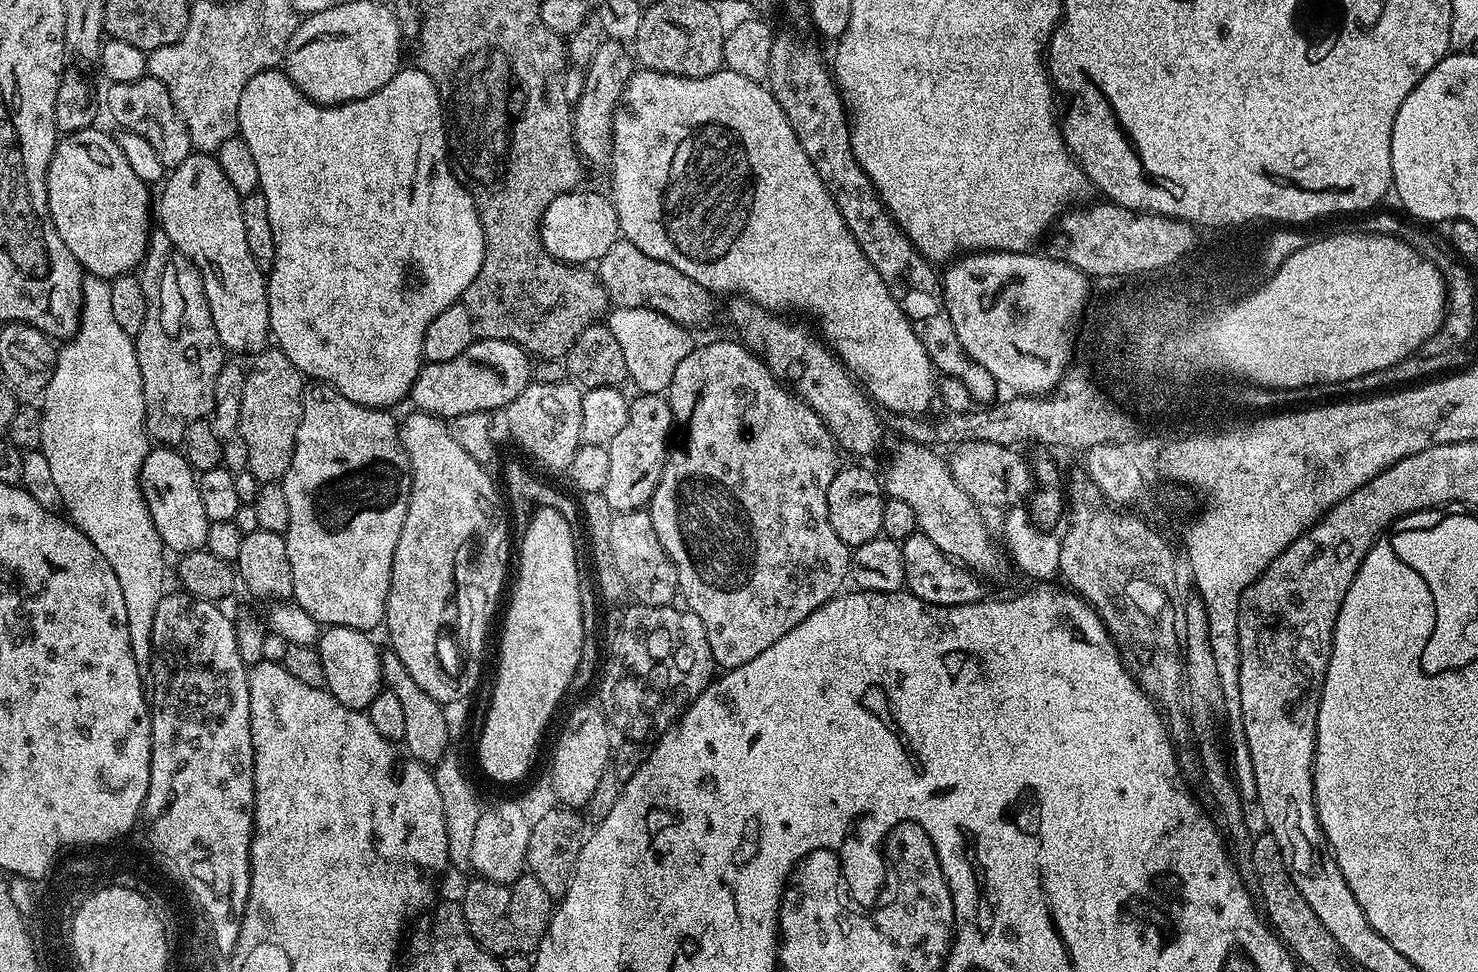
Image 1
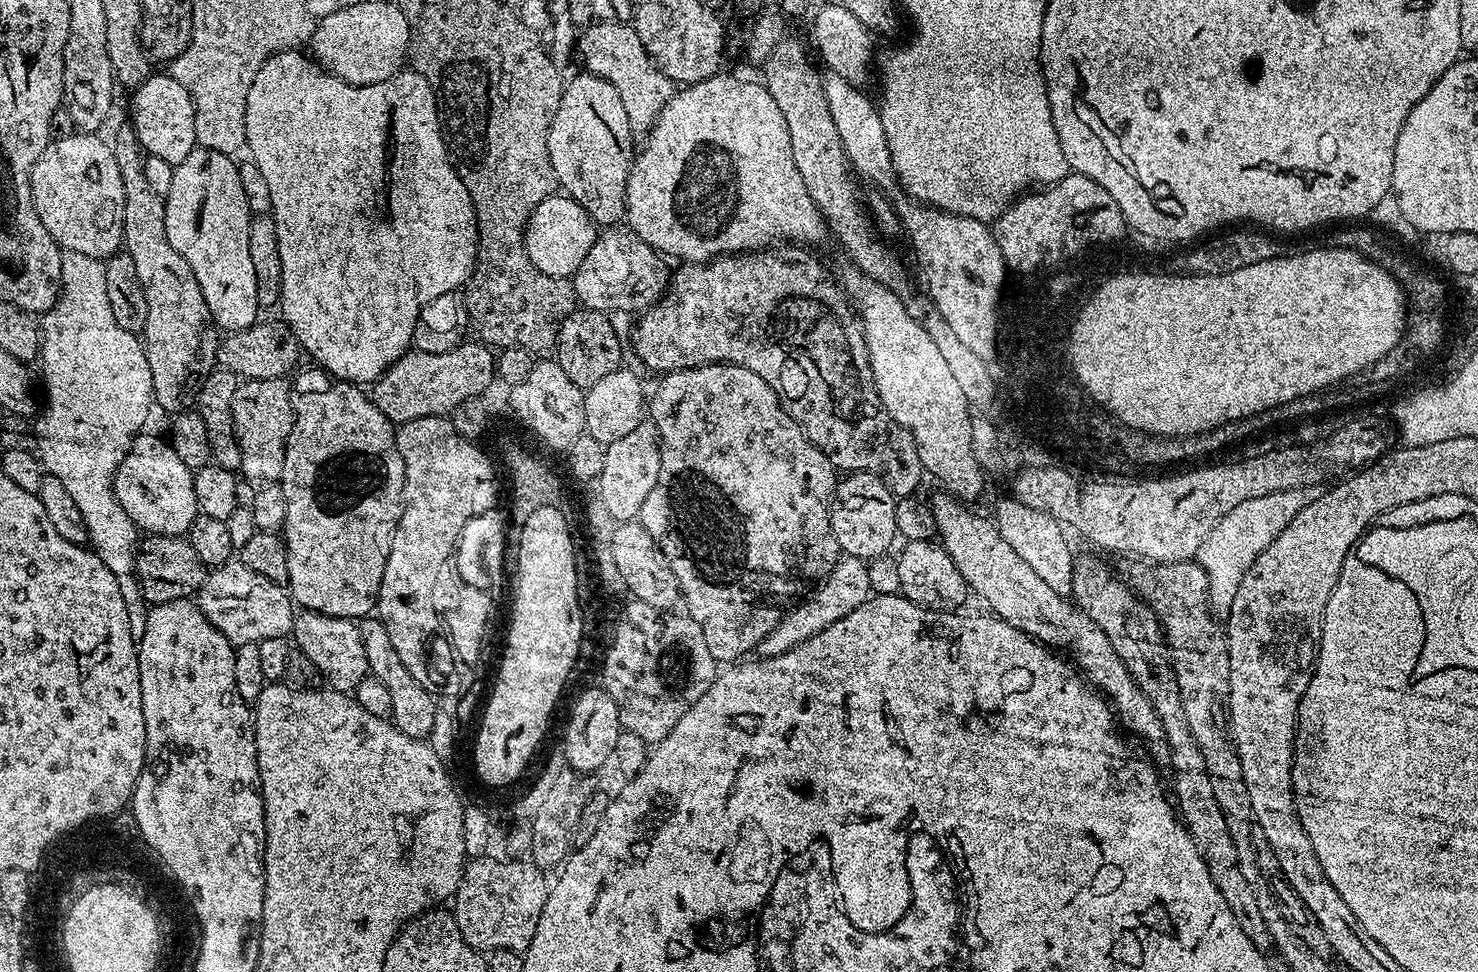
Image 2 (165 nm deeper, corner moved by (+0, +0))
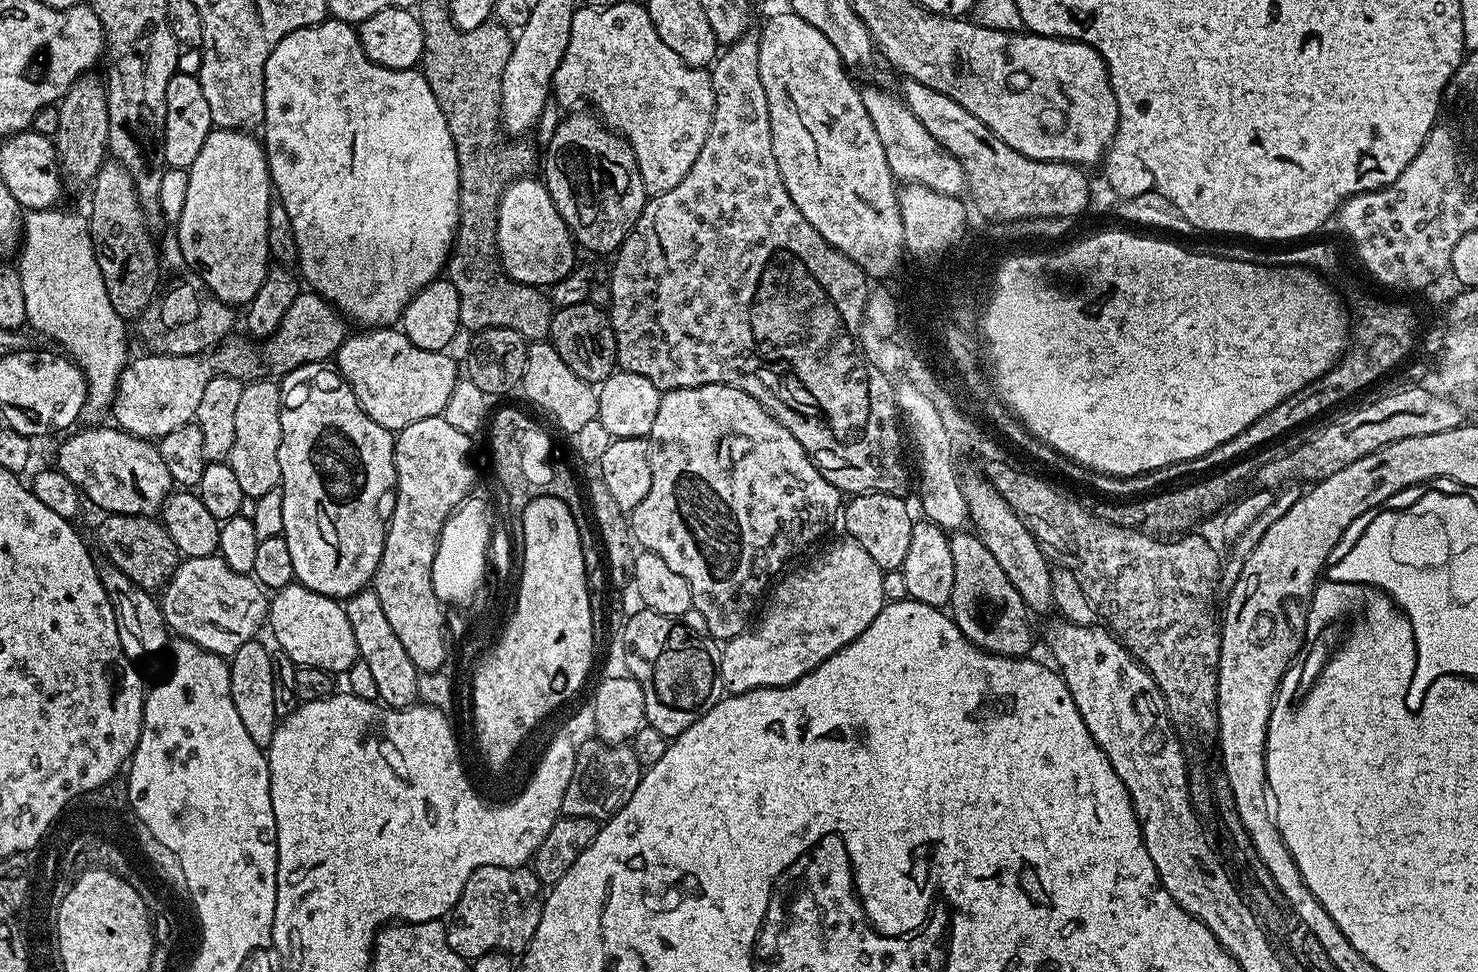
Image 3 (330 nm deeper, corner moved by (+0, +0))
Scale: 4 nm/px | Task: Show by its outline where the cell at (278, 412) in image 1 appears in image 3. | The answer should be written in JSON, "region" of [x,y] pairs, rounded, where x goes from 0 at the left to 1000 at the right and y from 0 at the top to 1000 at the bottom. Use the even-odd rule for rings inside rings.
{"region":[[[177,389],[166,394],[164,409],[161,409],[161,422],[158,426],[158,459],[153,475],[161,491],[164,509],[175,511],[180,508],[180,504],[185,504],[189,497],[188,479],[188,459],[191,451],[189,408],[189,394],[184,389]]]}

